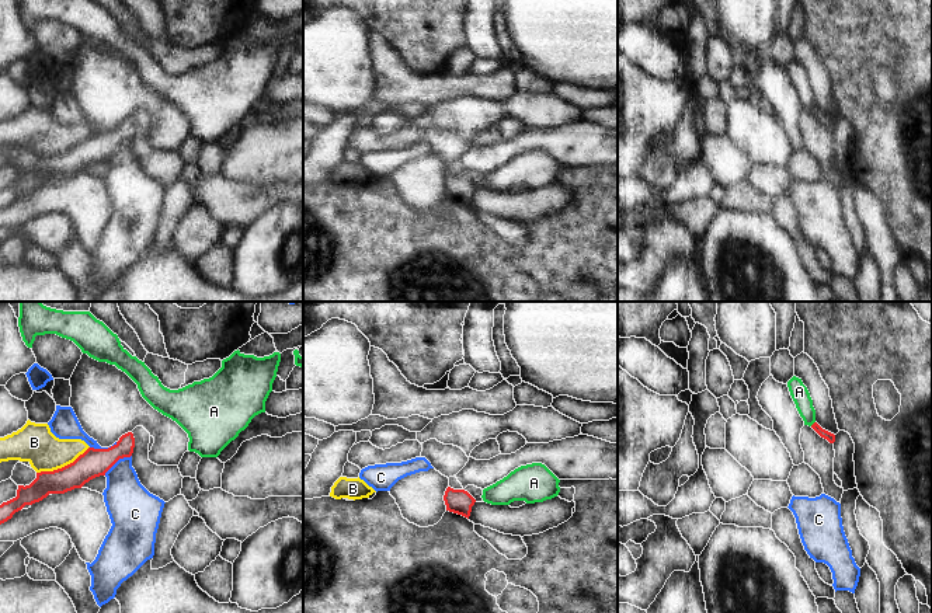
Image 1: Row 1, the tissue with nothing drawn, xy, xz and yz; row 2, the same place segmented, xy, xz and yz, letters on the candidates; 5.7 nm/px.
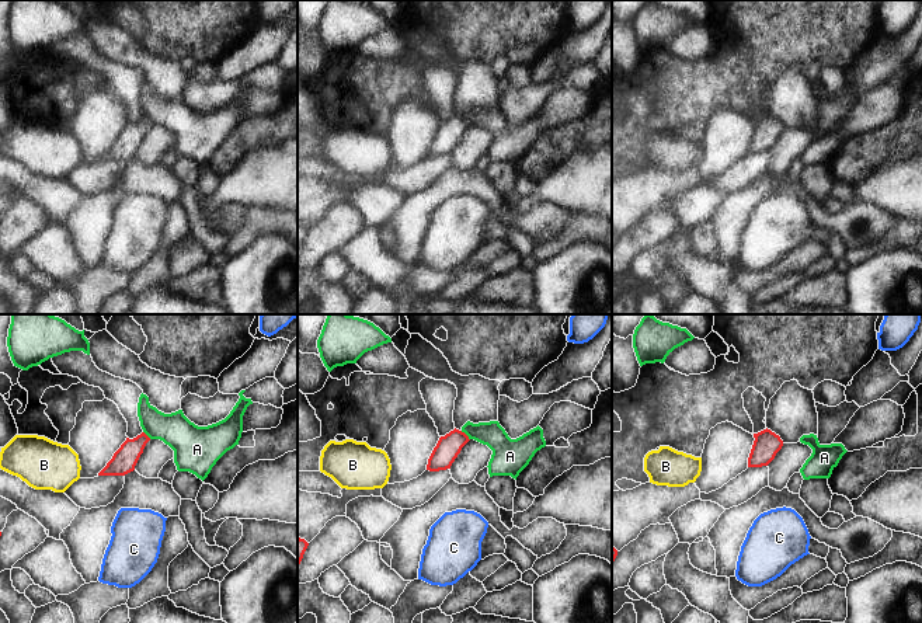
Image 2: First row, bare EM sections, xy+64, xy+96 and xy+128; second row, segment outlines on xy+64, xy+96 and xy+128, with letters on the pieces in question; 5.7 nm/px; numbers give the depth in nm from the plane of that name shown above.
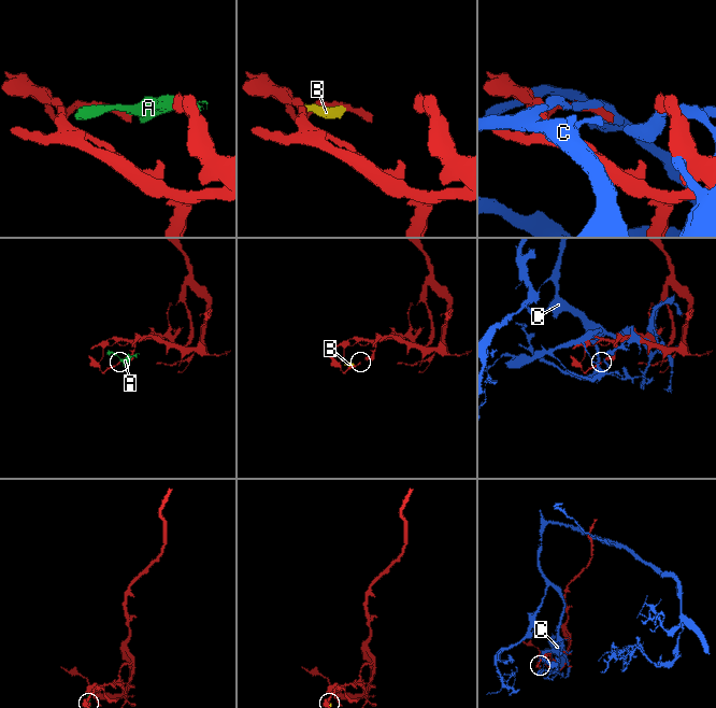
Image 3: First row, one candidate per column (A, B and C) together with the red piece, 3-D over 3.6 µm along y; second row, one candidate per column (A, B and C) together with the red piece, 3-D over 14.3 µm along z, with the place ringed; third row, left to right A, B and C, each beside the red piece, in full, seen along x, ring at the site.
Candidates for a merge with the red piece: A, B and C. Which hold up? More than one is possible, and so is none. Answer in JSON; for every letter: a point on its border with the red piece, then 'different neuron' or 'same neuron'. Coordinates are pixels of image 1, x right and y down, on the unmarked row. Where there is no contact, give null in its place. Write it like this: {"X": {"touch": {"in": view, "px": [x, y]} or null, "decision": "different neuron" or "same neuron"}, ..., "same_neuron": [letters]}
{"A": {"touch": {"in": "yz", "px": [813, 110]}, "decision": "different neuron"}, "B": {"touch": {"in": "xy", "px": [62, 153]}, "decision": "different neuron"}, "C": {"touch": {"in": "xy", "px": [117, 146]}, "decision": "different neuron"}, "same_neuron": []}

